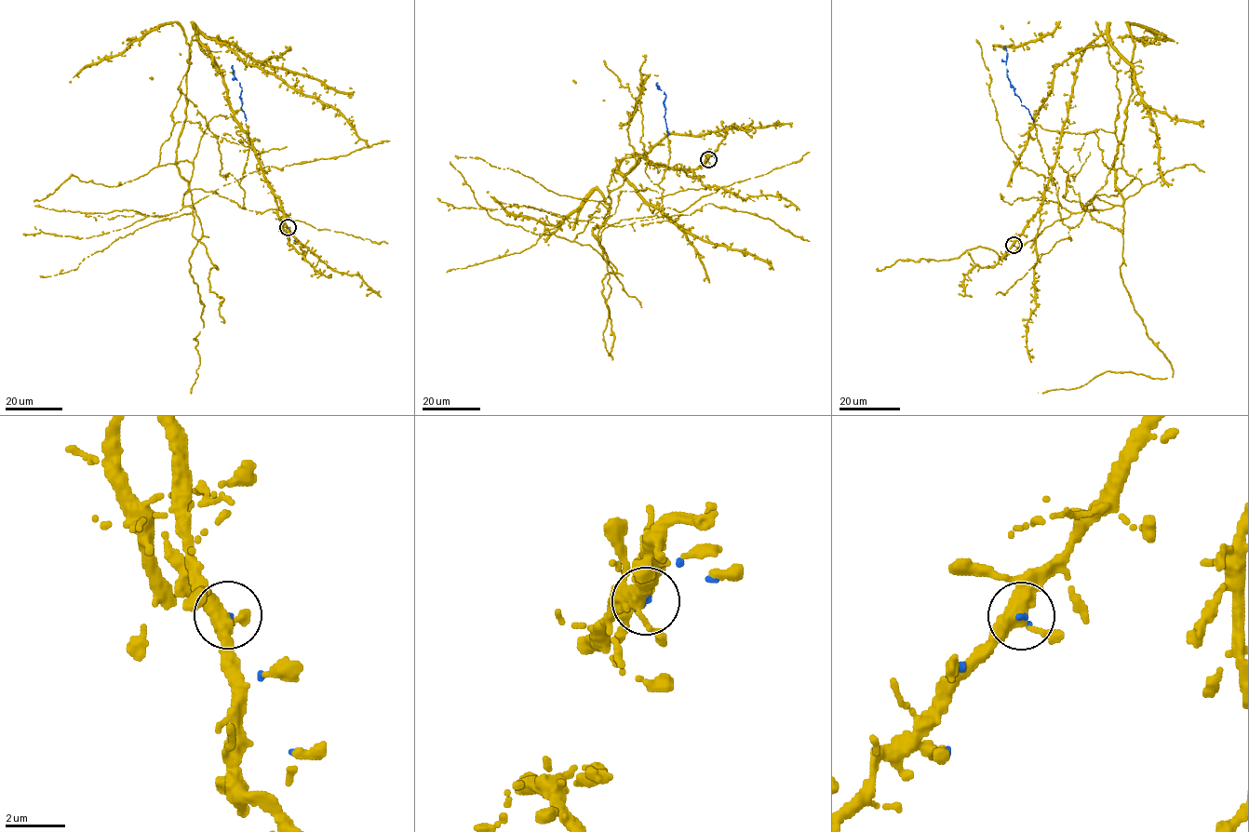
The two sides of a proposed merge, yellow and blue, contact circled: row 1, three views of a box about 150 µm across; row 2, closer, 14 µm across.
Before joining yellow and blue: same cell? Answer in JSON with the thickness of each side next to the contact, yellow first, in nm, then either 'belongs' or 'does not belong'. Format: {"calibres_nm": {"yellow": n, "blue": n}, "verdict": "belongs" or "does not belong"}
{"calibres_nm": {"yellow": 360, "blue": 140}, "verdict": "belongs"}

